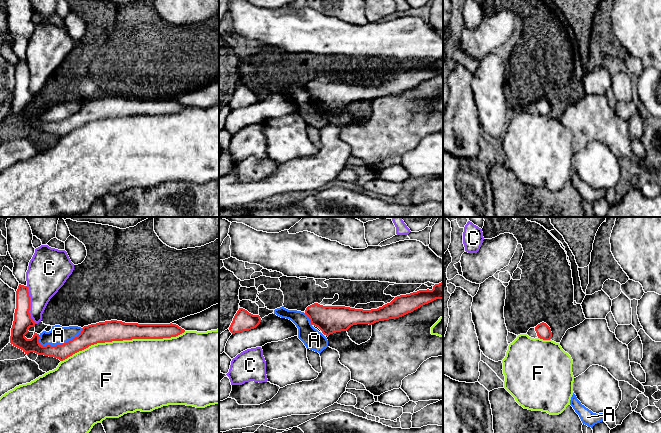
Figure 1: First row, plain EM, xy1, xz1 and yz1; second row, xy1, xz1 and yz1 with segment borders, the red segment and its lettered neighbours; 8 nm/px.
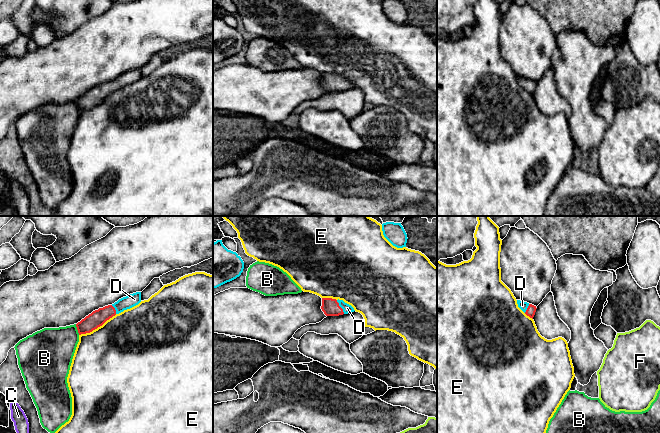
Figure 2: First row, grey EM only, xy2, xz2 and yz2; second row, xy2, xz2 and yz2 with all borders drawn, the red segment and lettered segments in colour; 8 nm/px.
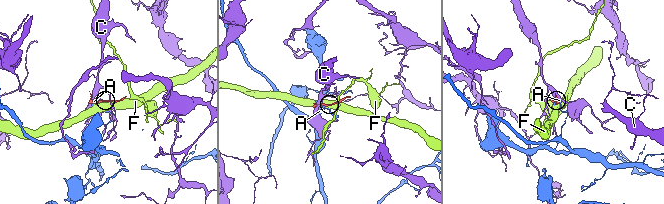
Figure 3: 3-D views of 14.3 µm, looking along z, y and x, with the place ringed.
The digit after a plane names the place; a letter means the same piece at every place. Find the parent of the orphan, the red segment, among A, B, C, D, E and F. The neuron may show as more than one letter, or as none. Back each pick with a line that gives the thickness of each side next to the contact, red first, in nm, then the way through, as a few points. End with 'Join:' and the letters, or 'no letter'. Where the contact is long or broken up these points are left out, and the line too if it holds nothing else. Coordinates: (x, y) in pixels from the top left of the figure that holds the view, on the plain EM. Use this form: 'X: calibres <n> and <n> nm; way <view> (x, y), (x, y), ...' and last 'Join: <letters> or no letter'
Join: no letter

